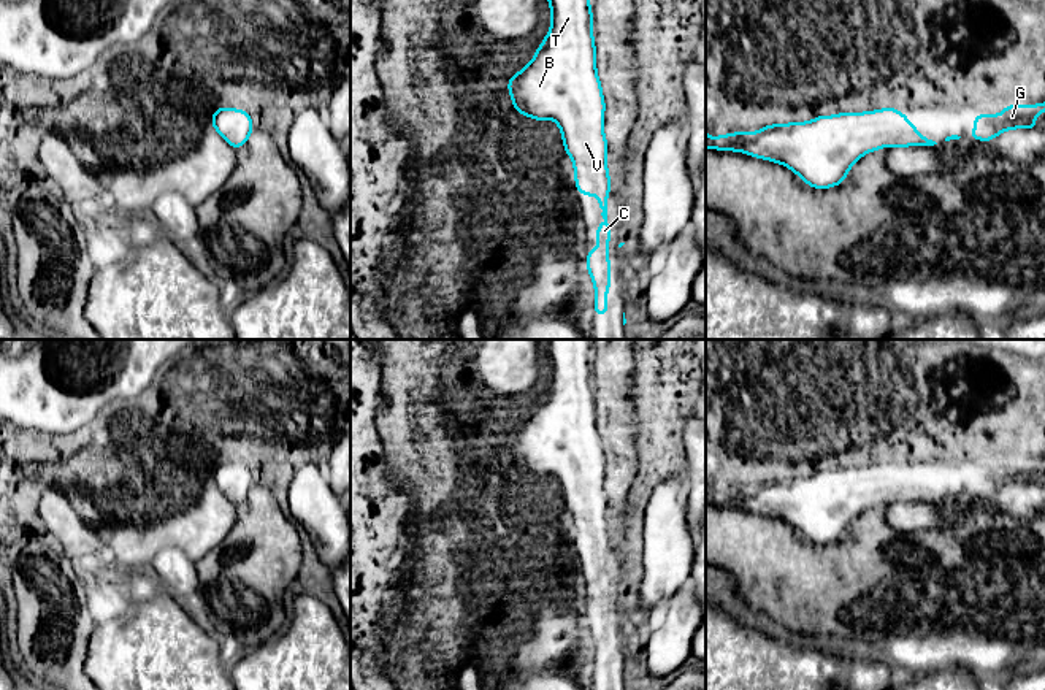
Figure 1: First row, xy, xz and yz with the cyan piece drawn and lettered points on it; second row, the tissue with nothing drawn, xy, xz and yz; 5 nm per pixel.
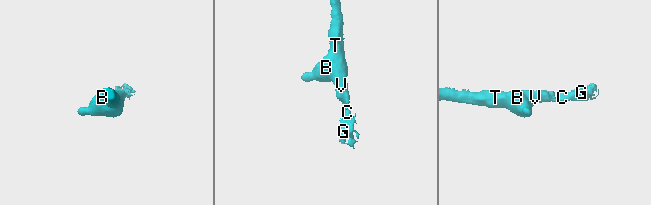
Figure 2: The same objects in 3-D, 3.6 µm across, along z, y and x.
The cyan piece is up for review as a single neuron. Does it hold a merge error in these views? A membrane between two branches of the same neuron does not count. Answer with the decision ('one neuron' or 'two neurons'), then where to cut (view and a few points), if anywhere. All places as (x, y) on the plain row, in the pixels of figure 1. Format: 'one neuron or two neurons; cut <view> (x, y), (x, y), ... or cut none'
one neuron; cut none

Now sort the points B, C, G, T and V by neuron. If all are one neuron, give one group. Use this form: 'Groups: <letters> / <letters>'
Groups: B C G T V

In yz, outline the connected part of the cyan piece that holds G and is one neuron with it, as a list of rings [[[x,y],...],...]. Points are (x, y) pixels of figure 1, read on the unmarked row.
[[[1045,457],[1039,460],[1010,460],[1001,470],[977,470],[970,495],[989,496],[1012,484],[1039,484],[1034,473],[1045,466]]]

